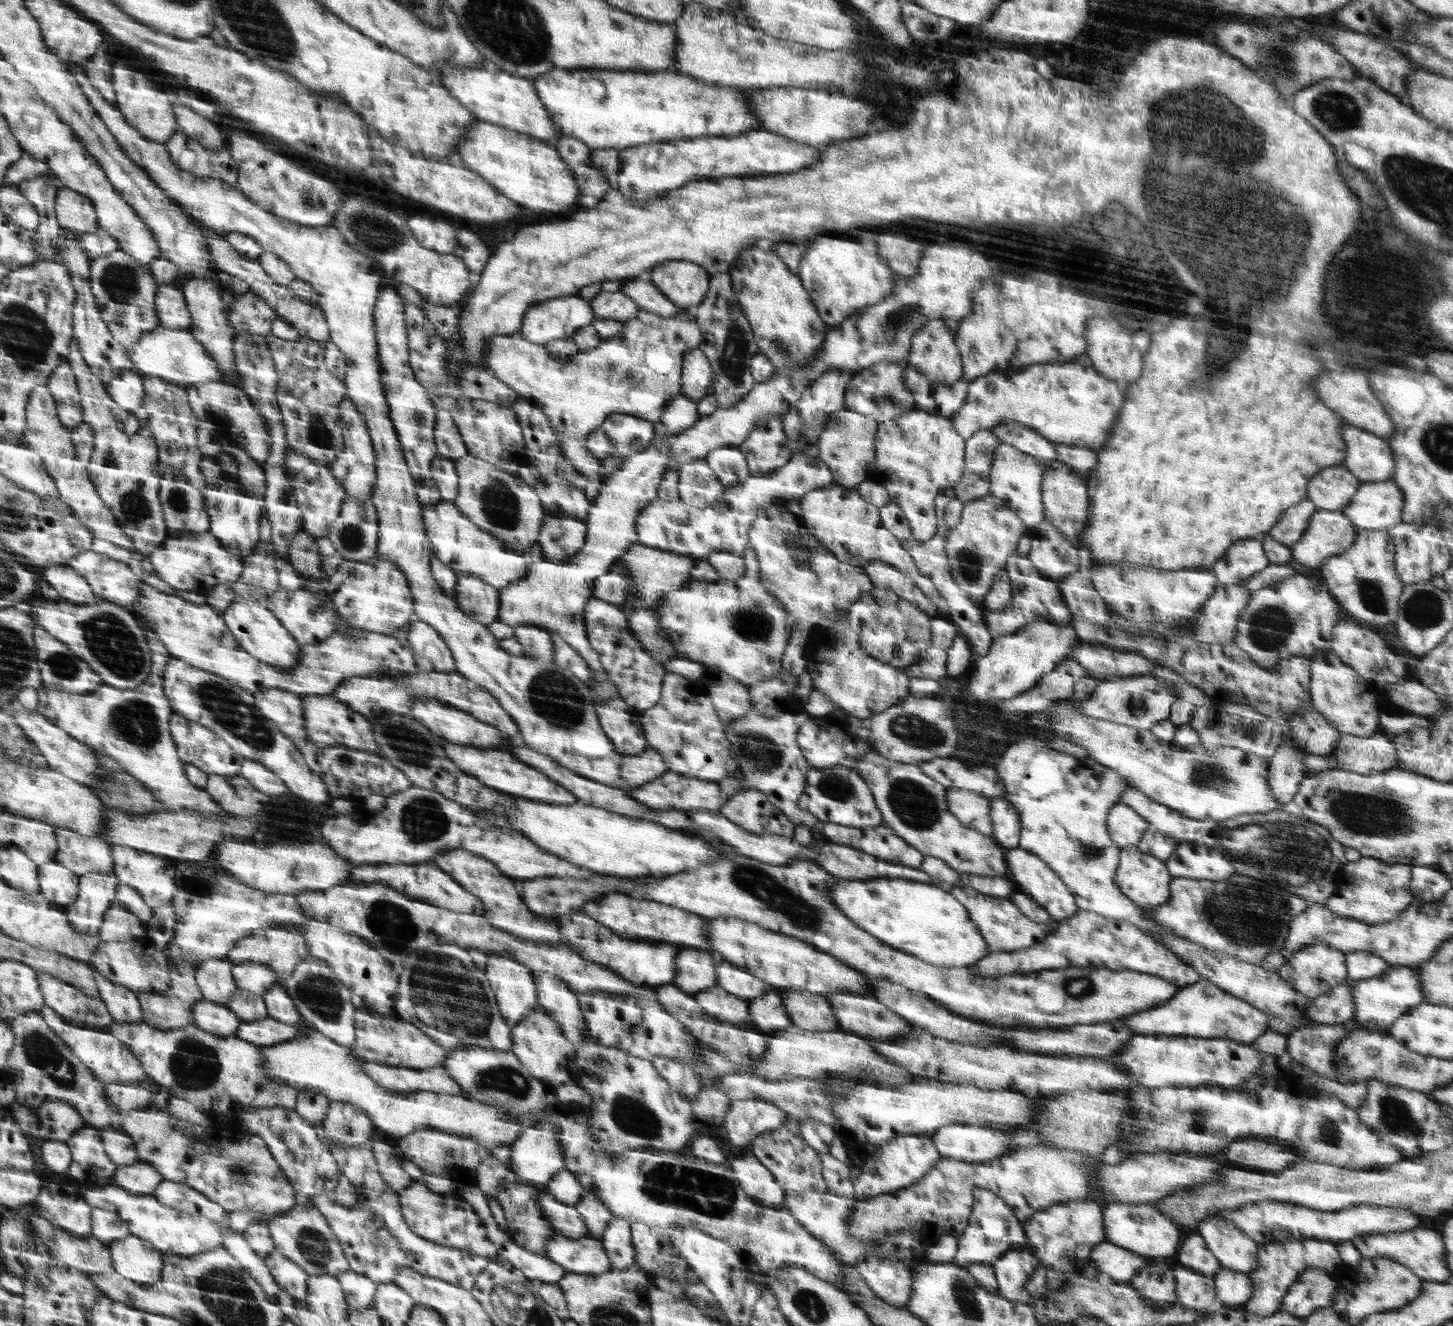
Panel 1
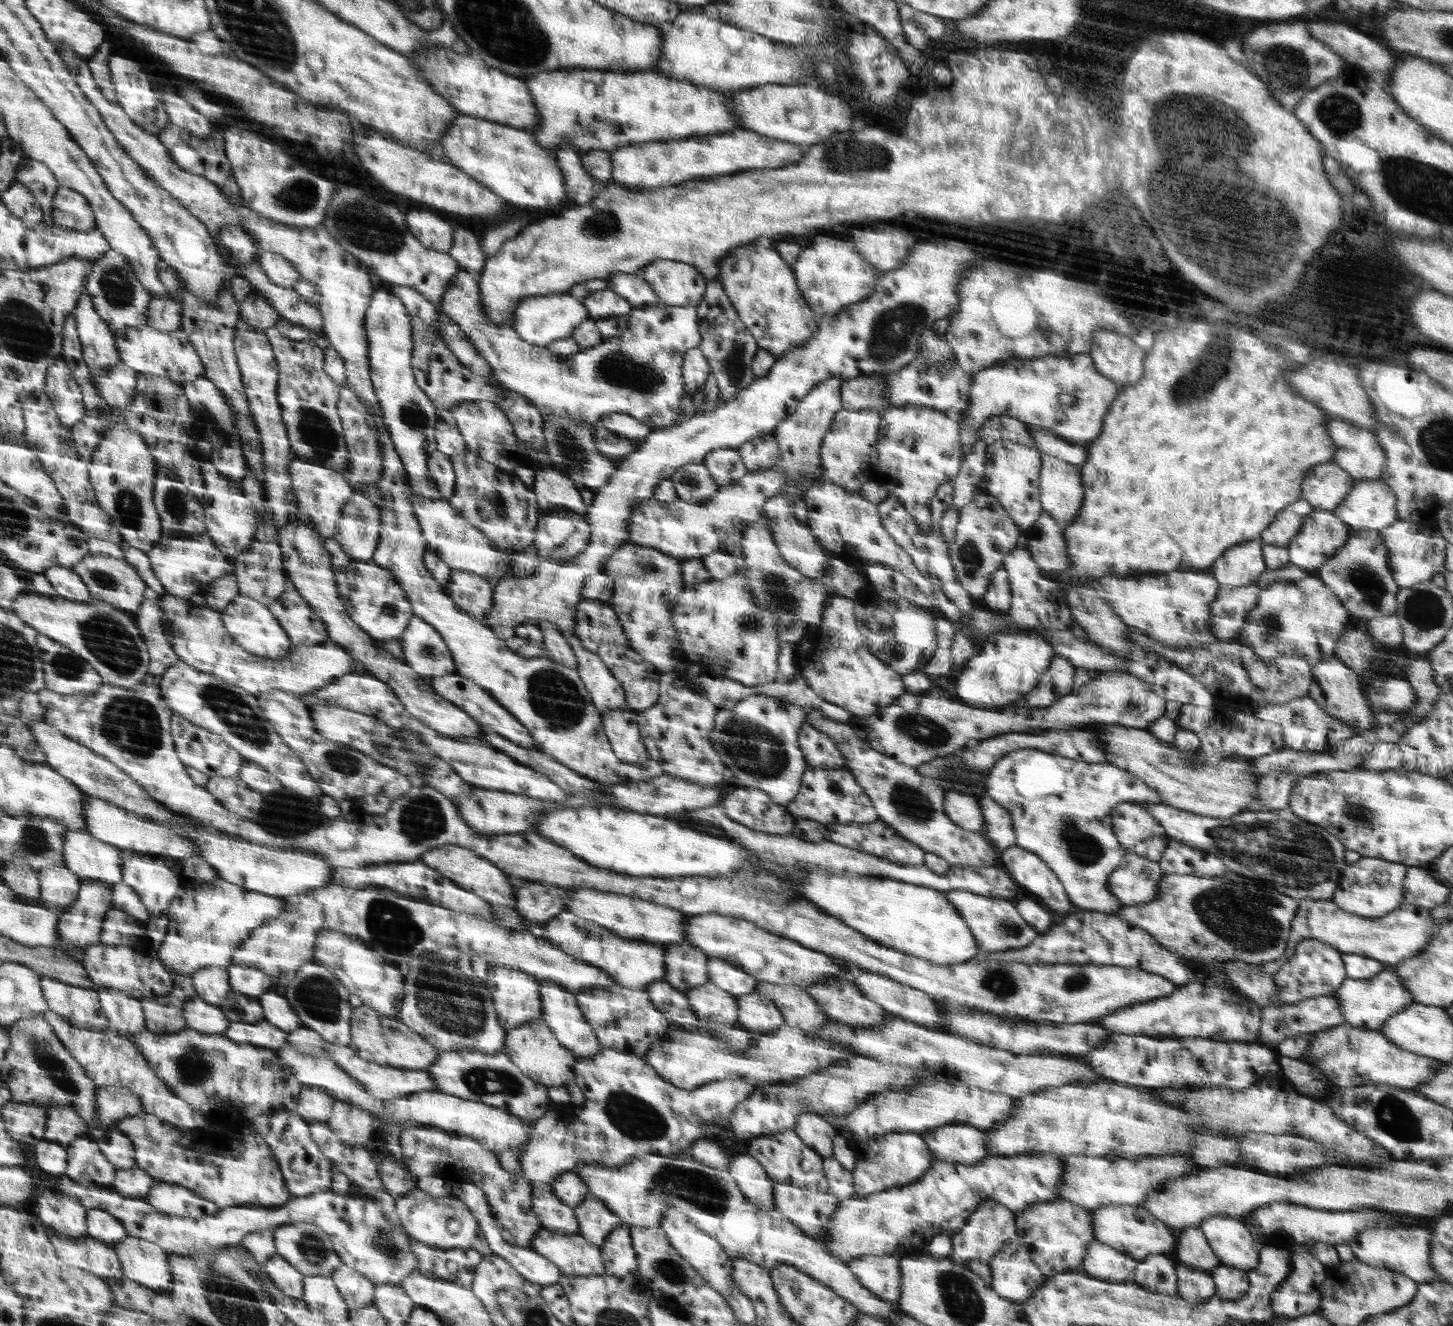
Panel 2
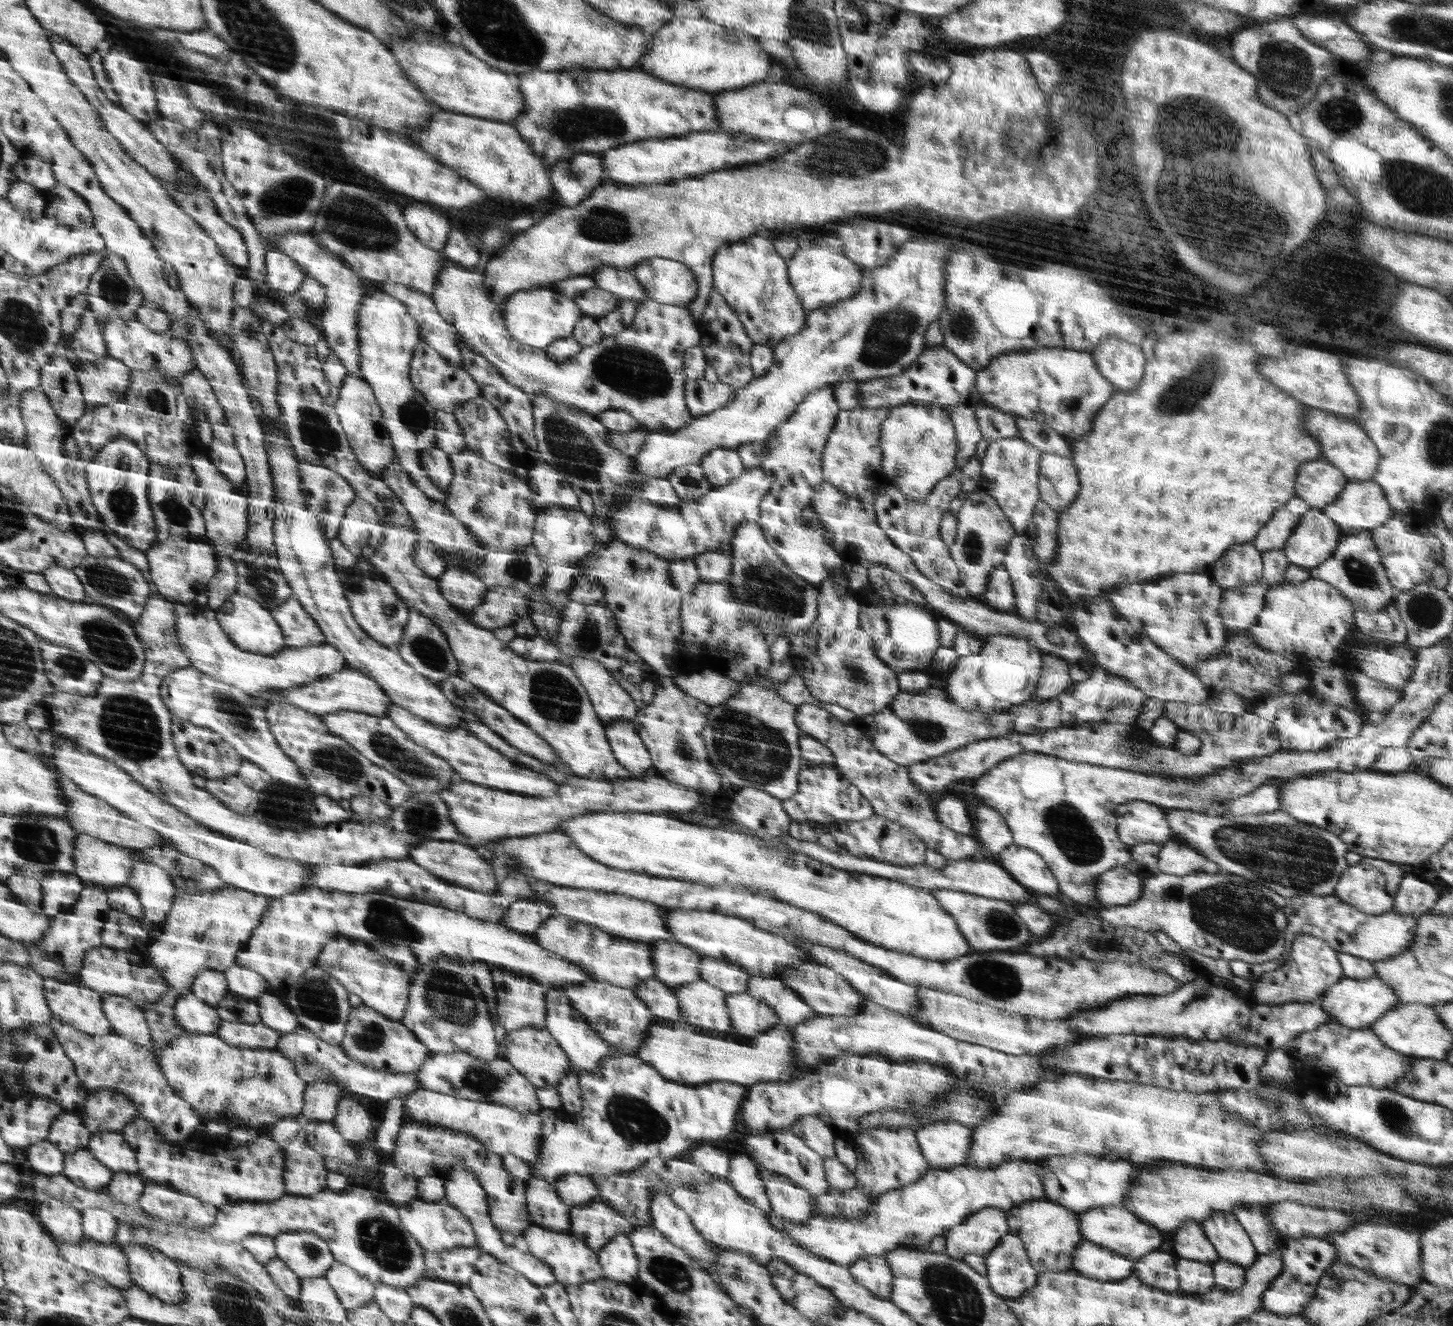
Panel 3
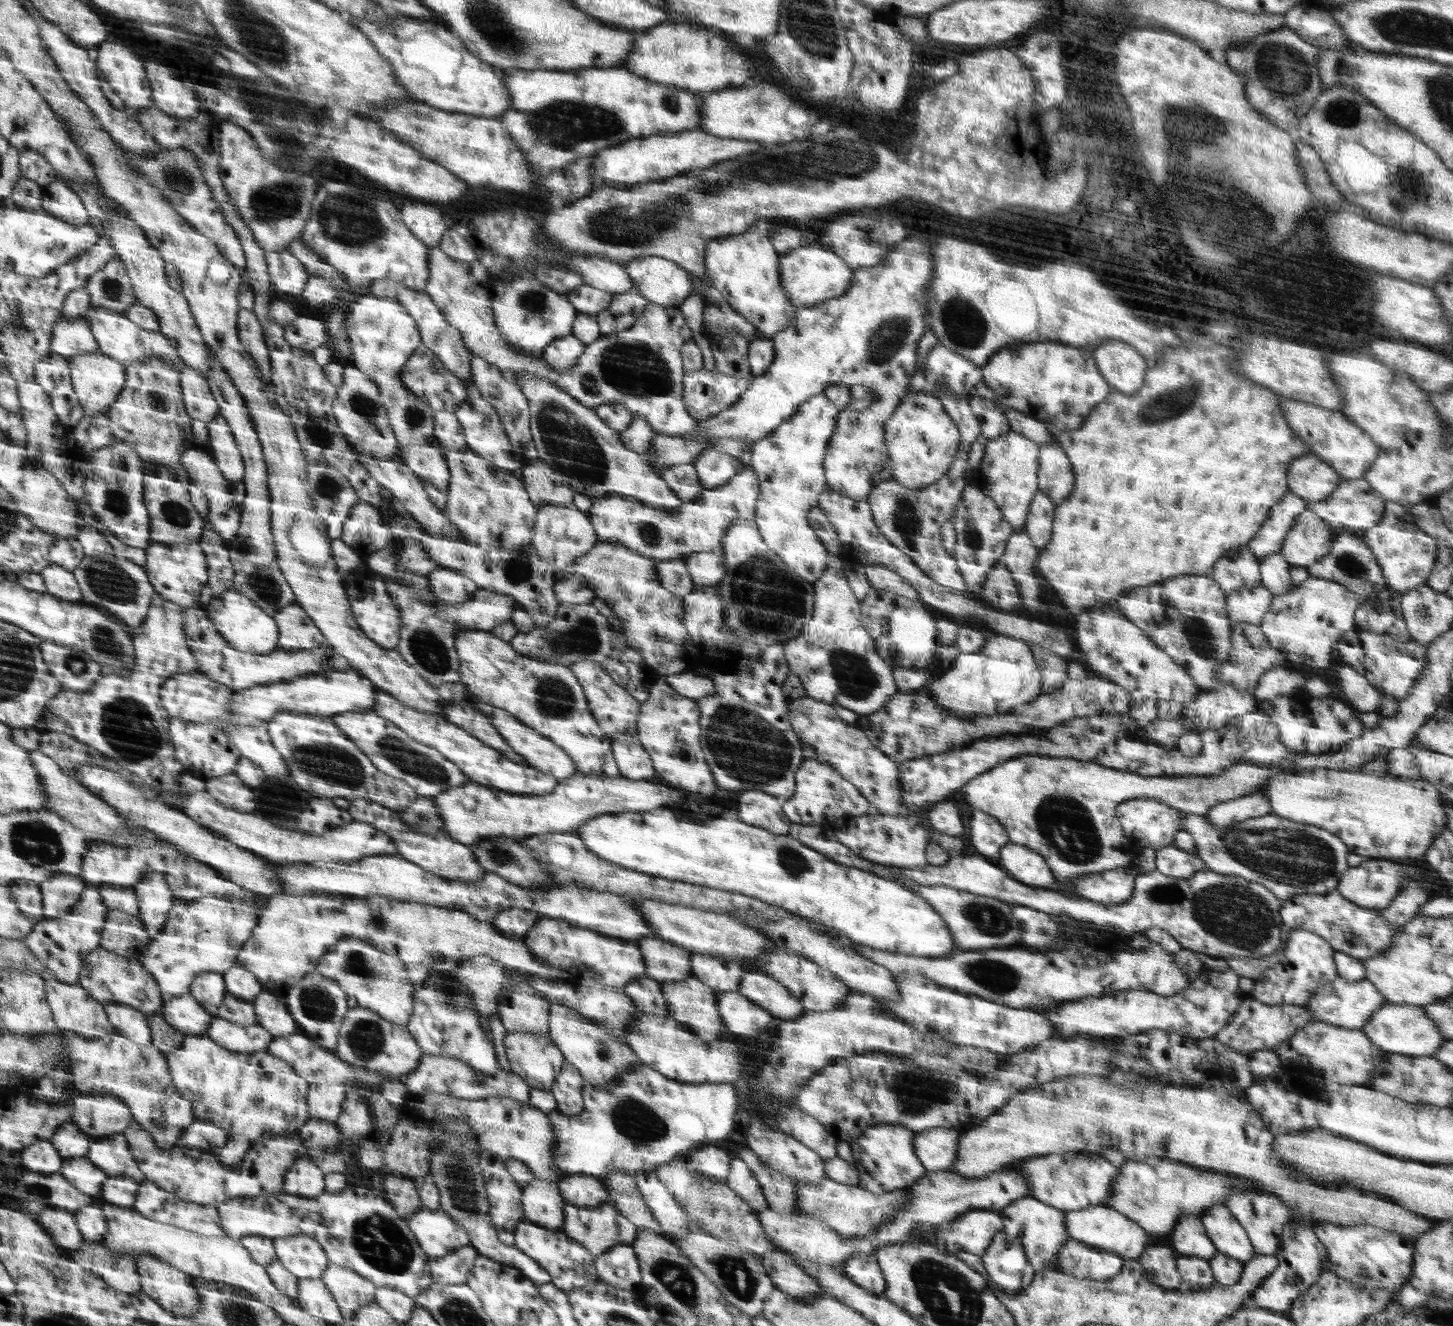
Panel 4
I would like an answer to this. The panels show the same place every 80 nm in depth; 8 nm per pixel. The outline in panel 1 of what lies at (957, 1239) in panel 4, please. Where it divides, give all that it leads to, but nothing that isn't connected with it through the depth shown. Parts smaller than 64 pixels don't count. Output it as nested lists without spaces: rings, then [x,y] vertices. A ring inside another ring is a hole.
[[[975,1188],[973,1192],[974,1202],[968,1226],[962,1231],[958,1239],[958,1250],[953,1262],[961,1267],[974,1263],[995,1263],[1010,1249],[1028,1250],[1028,1235],[1024,1226],[1013,1213],[1013,1209],[997,1194],[991,1190]]]

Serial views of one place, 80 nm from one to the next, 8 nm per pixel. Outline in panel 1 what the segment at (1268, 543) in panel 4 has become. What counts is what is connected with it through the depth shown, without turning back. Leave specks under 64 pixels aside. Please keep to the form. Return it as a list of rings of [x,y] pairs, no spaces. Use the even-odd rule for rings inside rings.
[[[1307,498],[1301,500],[1280,515],[1268,535],[1273,537],[1274,541],[1290,547],[1302,538],[1310,522],[1309,518],[1318,510]]]

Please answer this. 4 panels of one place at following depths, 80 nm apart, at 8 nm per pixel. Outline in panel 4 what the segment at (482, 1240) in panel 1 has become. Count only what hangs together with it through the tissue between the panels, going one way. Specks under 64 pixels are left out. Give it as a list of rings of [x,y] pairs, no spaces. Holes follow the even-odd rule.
[[[422,1207],[406,1222],[429,1258],[445,1257],[472,1244],[468,1231],[454,1221],[448,1211],[441,1208],[430,1210],[429,1207]]]

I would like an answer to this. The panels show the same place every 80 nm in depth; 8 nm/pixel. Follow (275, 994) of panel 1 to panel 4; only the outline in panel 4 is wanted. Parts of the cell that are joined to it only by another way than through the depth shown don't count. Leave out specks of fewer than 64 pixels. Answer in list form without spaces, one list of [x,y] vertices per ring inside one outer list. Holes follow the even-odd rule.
[[[263,990],[252,1004],[256,1011],[255,1024],[266,1028],[274,1038],[288,1037],[296,1032],[297,1020],[290,1015],[289,1008],[280,1004],[268,990]]]

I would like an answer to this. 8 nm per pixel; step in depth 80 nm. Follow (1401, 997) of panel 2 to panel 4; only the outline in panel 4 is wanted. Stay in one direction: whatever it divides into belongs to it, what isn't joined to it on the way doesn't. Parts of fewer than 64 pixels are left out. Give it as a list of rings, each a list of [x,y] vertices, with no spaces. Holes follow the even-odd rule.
[[[1337,976],[1332,982],[1316,989],[1304,1006],[1306,1011],[1310,1011],[1314,1021],[1341,1026],[1341,1028],[1346,1029],[1361,1029],[1366,1022],[1370,1022],[1374,1012],[1378,1012],[1385,1004],[1388,1002],[1369,980],[1364,978],[1359,981],[1346,982]]]

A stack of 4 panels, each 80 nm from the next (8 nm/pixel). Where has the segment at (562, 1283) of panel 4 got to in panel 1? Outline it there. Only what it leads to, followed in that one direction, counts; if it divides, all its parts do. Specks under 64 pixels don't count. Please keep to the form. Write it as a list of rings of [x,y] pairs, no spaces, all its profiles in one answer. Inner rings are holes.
[[[554,1233],[545,1246],[545,1255],[568,1273],[599,1275],[612,1270],[600,1239],[590,1236],[575,1239]]]

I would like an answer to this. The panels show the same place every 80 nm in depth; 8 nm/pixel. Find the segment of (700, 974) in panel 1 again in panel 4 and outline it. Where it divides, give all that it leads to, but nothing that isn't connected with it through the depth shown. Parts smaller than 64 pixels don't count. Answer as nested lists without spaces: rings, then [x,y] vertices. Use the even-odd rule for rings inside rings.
[[[654,935],[634,940],[646,962],[646,976],[660,982],[685,981],[693,976],[692,951]]]

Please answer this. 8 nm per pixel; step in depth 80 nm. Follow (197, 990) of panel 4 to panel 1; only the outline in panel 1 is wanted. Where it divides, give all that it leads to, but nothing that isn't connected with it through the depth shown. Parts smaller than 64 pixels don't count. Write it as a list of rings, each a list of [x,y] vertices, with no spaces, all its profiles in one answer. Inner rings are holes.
[[[214,959],[201,963],[197,970],[197,983],[201,986],[205,1001],[226,1004],[237,992],[233,965],[227,959]]]

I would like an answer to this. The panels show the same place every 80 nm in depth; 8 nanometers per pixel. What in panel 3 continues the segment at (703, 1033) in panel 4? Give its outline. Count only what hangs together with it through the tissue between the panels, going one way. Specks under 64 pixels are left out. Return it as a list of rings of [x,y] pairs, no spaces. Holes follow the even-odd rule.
[[[702,979],[672,989],[680,1003],[680,1015],[686,1023],[708,1034],[732,1031],[728,994],[724,990]]]

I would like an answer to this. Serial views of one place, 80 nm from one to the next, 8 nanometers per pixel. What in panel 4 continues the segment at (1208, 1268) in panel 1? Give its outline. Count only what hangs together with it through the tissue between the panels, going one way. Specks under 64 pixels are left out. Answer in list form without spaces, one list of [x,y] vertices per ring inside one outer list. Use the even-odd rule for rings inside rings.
[[[1181,1216],[1172,1232],[1173,1248],[1179,1256],[1200,1257],[1208,1261],[1217,1253],[1215,1244],[1205,1233],[1200,1216]]]

